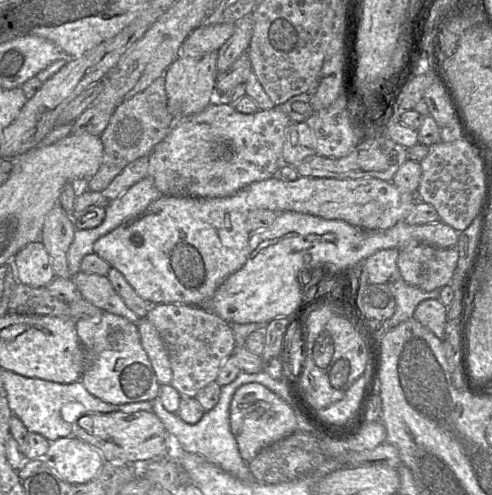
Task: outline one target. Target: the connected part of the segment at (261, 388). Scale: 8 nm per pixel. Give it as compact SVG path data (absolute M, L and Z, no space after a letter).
M250 382L235 391L230 403L230 426L245 462L250 462L265 447L292 435L297 430L294 410L280 396L260 383Z

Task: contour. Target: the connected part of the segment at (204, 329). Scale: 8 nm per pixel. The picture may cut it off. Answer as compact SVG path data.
M163 303L150 306L146 319L155 326L167 347L173 372L170 384L181 396L195 397L208 384L216 381L222 364L234 351L231 324L211 310Z

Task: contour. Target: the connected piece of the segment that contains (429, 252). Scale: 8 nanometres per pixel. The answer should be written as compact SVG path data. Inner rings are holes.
M425 243L408 244L399 249L397 266L402 278L411 286L430 292L449 285L457 266L459 254L456 247L438 248Z

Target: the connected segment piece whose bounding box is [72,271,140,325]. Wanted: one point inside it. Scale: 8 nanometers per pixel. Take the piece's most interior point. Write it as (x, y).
(97, 289)

